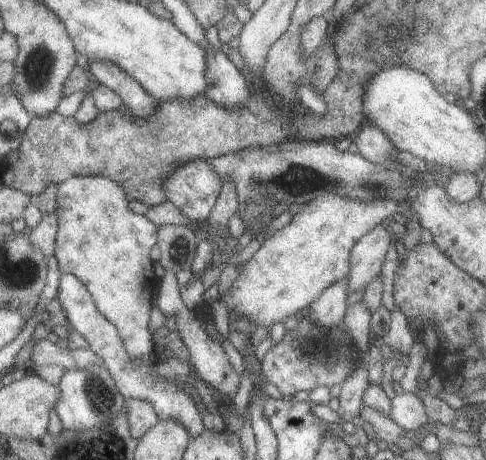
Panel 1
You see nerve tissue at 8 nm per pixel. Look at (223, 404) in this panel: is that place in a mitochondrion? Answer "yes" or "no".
no

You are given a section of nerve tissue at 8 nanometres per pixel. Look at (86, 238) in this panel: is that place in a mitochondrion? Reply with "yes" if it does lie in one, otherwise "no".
no

